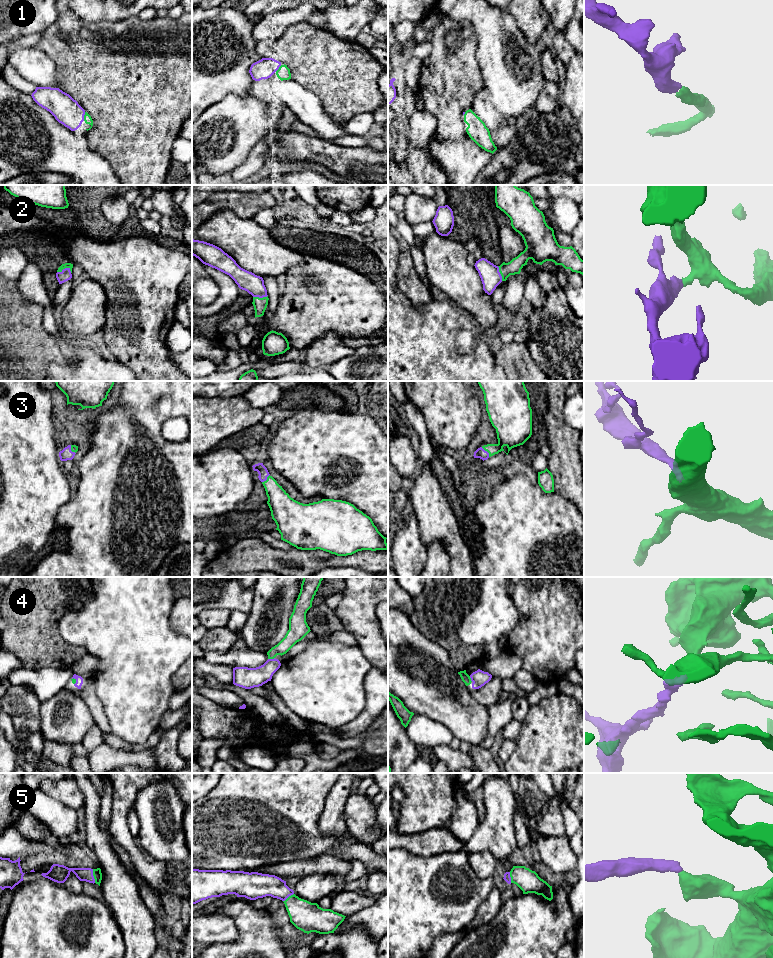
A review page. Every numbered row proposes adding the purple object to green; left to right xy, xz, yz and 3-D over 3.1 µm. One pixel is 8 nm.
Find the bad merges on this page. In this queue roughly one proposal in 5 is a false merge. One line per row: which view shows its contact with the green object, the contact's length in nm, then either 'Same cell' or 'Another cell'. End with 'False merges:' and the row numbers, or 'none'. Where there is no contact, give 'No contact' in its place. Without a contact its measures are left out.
1: Touches green in xy. Shared border 70 nm. Same cell
2: Touches green in xy. Shared border 120 nm. Same cell
3: Touches green in yz. Shared border 100 nm. Same cell
4: Touches green in xz. Shared border 60 nm. Same cell
5: Touches green in xy. Shared border 110 nm. Same cell
False merges: none

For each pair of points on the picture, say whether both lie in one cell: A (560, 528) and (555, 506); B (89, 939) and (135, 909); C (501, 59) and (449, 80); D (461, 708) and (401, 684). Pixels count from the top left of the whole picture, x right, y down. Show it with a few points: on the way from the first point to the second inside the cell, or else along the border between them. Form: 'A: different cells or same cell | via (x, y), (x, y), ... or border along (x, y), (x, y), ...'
A: same cell | via (555, 523), (555, 511)
B: different cells | border along (104, 902), (112, 913), (124, 943)
C: different cells | border along (476, 44), (476, 63), (479, 67), (484, 86)
D: same cell | via (446, 699), (433, 687), (416, 684)

